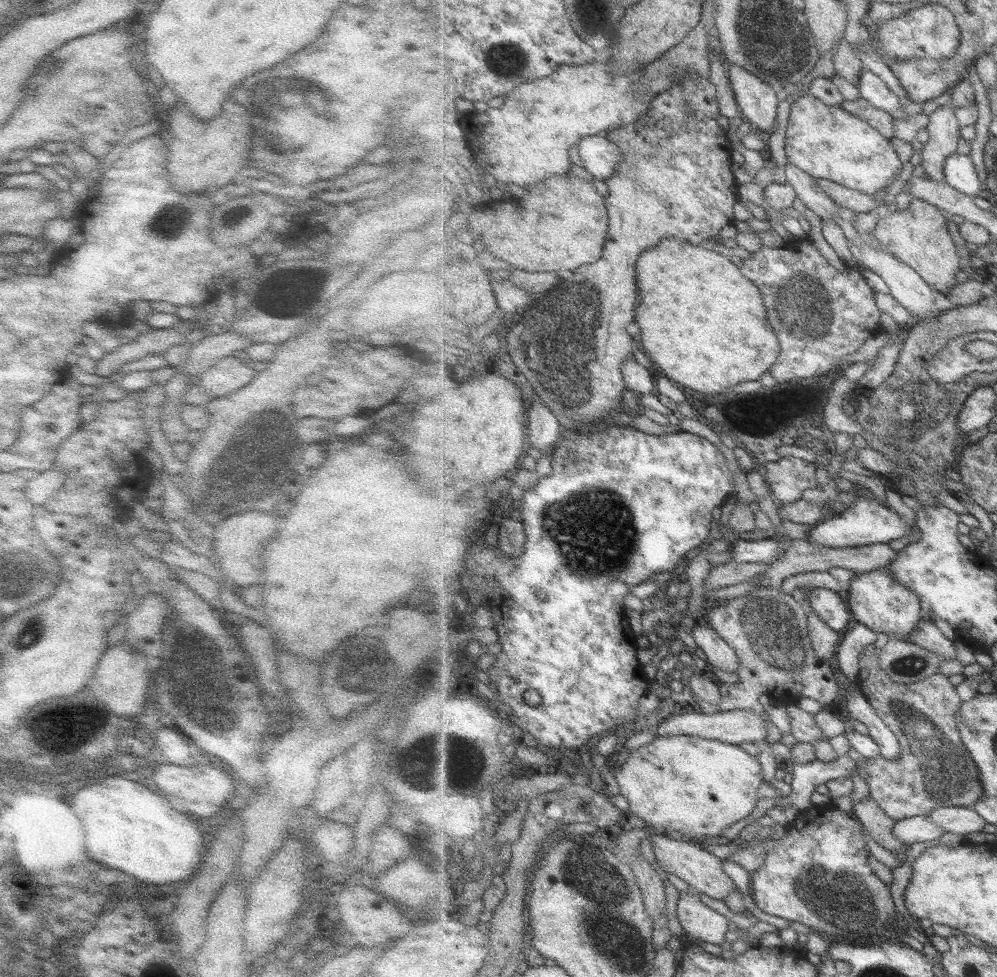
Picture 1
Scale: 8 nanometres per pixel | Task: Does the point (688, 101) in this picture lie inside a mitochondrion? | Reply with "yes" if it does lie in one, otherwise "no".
yes

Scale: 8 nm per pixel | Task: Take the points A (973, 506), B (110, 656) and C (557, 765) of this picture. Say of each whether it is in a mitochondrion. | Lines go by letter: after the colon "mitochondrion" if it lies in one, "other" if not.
A: other
B: other
C: other

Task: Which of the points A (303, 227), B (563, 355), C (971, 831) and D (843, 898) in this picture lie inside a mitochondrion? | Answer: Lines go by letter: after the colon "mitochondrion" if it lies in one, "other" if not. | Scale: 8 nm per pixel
A: other
B: mitochondrion
C: other
D: mitochondrion

